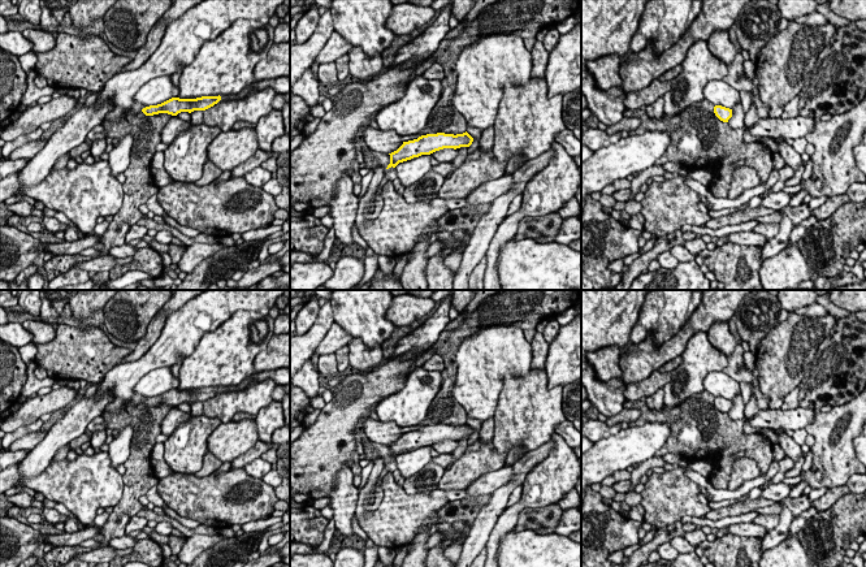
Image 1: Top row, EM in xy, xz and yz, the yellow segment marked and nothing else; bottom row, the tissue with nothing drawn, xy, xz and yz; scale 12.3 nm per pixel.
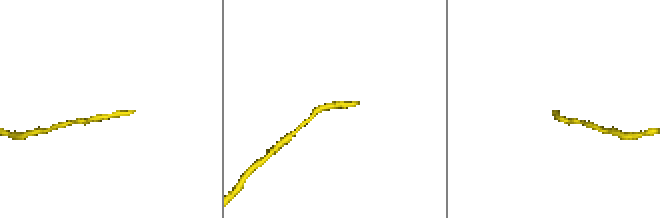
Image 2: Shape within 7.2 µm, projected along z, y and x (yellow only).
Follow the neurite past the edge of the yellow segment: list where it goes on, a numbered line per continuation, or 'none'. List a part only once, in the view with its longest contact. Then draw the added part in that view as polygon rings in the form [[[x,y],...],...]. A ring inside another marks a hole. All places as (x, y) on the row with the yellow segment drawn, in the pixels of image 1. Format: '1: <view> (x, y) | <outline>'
1: xy (281, 85) | [[[290,75],[289,77],[280,77],[268,81],[255,81],[252,85],[242,90],[238,95],[220,95],[220,101],[229,101],[234,99],[243,99],[248,95],[255,94],[256,91],[261,91],[264,88],[273,88],[277,94],[290,94]]]

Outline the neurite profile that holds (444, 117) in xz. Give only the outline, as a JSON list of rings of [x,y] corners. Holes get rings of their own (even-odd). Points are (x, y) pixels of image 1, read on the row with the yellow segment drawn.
[[[498,0],[484,8],[472,22],[451,29],[434,52],[436,62],[445,70],[441,96],[428,117],[426,126],[417,134],[402,137],[402,142],[426,134],[456,135],[467,131],[466,118],[453,104],[458,75],[455,61],[467,46],[492,35],[515,35],[532,51],[537,33],[575,16],[580,10],[580,3],[581,0]]]

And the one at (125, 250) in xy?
[[[124,243],[122,246],[117,246],[113,247],[108,251],[108,255],[112,255],[117,259],[122,259],[122,257],[129,257],[129,256],[134,256],[137,254],[137,247],[135,246],[130,246],[127,243]]]

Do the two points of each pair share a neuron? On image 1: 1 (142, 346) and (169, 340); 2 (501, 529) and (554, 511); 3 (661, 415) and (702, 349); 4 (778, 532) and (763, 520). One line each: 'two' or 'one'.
1: two
2: two
3: two
4: two

